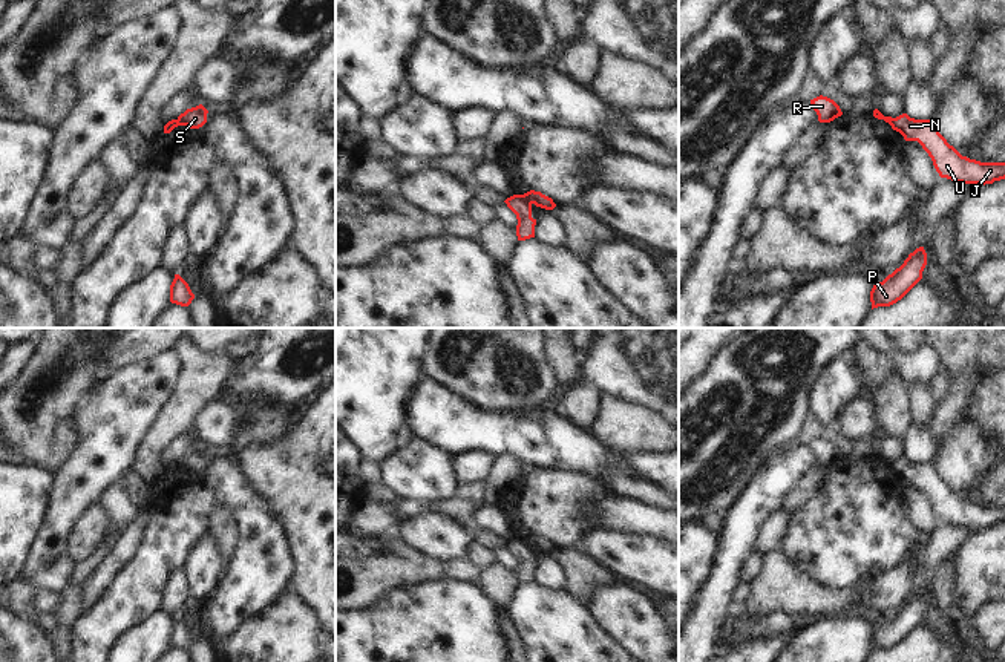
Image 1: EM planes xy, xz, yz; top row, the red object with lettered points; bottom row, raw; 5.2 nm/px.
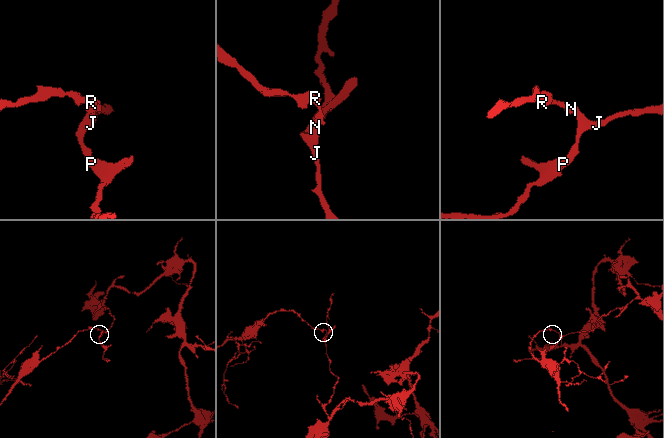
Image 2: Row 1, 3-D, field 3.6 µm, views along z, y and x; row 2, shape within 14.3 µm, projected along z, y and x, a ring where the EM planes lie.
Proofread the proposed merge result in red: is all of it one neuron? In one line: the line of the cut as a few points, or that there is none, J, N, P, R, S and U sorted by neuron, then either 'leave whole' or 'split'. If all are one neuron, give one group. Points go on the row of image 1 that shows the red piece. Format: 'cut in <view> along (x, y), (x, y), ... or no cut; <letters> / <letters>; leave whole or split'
cut in xz along (520, 195), (530, 204); J N P U / R S; split

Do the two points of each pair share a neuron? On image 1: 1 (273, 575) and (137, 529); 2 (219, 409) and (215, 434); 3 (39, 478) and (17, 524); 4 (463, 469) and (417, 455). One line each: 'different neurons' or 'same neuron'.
1: different neurons
2: same neuron
3: same neuron
4: different neurons

